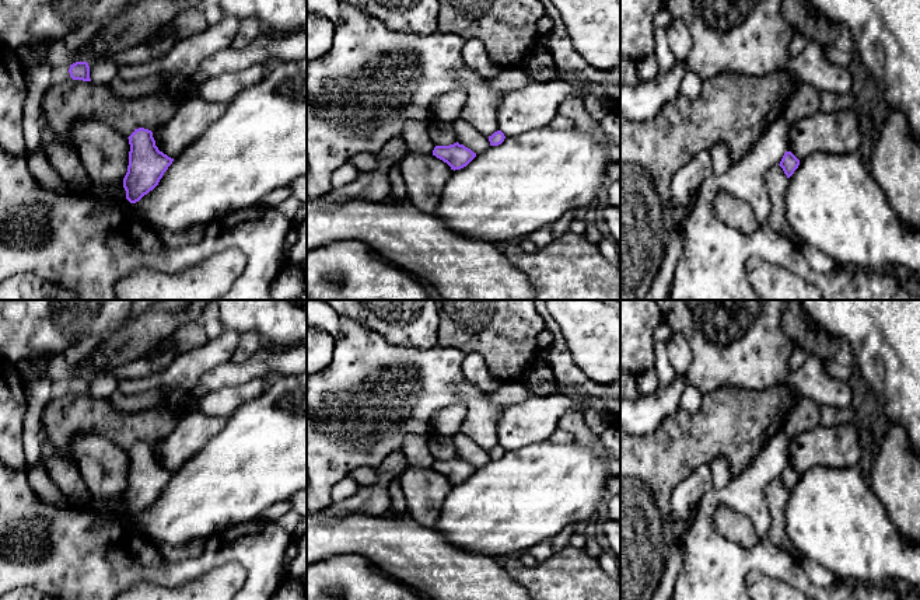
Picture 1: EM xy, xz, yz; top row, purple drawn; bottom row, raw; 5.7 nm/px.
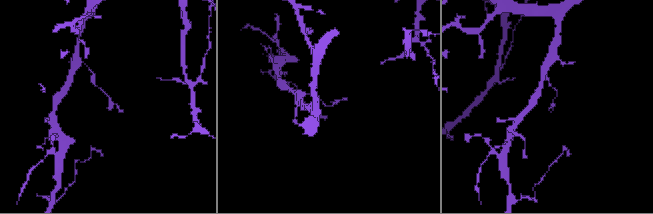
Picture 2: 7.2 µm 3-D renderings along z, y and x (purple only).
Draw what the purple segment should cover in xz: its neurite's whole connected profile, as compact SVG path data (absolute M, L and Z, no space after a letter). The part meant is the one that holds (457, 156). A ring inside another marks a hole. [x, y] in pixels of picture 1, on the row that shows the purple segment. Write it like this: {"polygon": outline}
{"polygon": "M456 142L449 146L435 146L433 156L447 163L455 171L466 167L476 157L476 153Z"}

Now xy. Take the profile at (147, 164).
{"polygon": "M134 129L127 139L130 151L123 188L126 199L136 203L158 185L174 158L158 150L148 129Z"}

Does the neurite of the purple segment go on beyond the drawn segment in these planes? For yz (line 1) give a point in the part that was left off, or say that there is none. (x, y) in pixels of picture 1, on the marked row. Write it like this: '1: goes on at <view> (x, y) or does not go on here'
1: does not go on here

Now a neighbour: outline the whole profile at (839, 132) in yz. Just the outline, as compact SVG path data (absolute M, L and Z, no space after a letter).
M851 108L832 114L818 111L788 128L788 151L798 160L818 151L857 153L861 143L863 130L857 112Z

